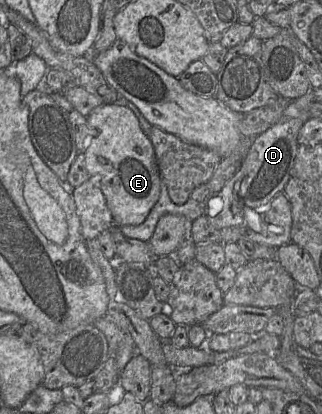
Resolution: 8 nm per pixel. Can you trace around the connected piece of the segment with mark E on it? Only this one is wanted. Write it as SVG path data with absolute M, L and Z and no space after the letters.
M104 103L92 110L86 118L88 125L98 131L98 135L90 141L83 152L86 170L90 176L100 176L101 189L115 226L121 228L125 225L142 224L160 196L161 176L152 142L142 131L136 115L120 104Z

